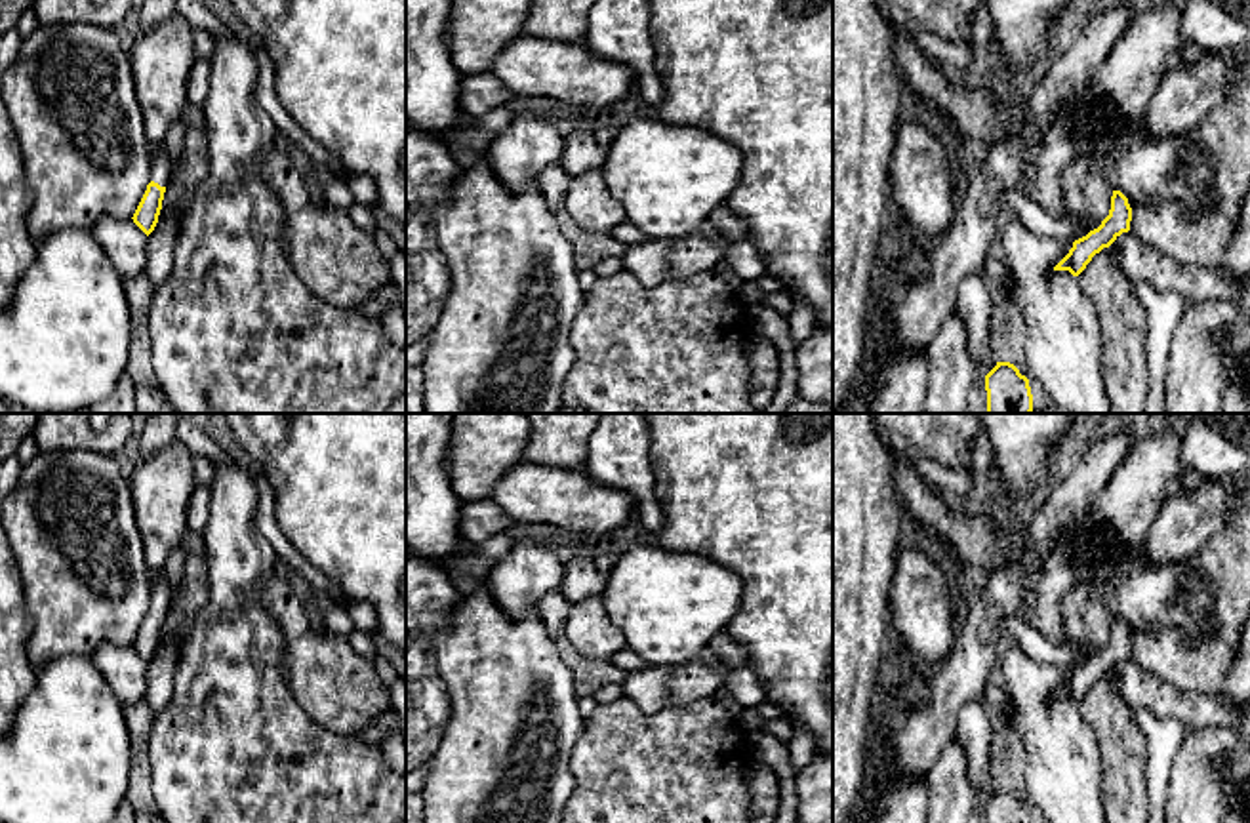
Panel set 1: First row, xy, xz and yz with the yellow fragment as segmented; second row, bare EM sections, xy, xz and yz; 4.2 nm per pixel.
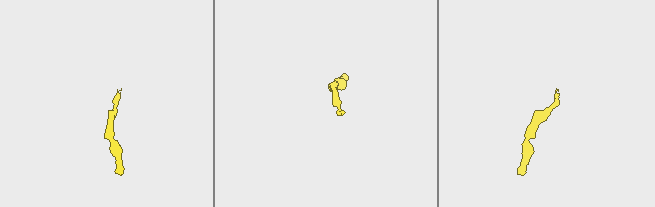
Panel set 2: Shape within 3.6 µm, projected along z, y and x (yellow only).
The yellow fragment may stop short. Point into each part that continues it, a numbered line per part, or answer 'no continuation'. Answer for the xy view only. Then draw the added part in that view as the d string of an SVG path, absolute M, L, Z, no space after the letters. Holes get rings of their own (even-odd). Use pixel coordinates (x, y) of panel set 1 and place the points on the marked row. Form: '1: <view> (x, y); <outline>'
1: xy (161, 159); M162 141L152 147L152 177L151 177L151 181L158 183L160 187L166 187L170 181L170 175L171 175L170 154Z

